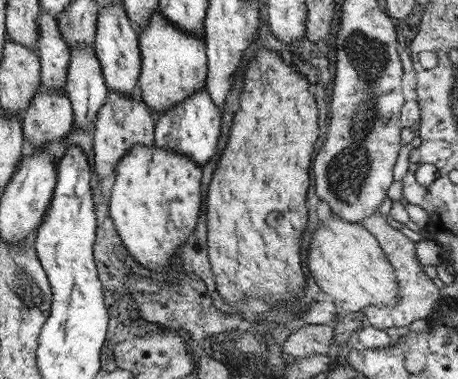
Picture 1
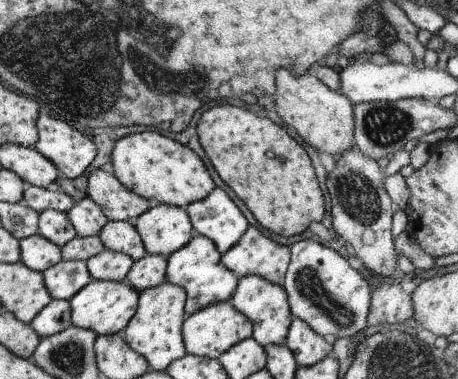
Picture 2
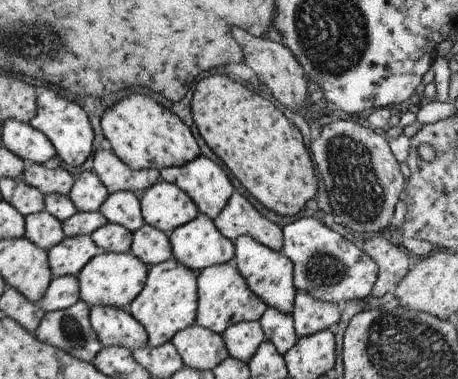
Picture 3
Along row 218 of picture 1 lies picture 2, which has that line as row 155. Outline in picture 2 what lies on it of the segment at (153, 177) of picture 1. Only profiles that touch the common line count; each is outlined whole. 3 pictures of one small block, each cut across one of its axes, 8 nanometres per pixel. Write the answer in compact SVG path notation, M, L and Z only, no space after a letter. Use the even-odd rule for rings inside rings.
M153 130L129 134L117 140L111 154L111 164L115 168L113 176L129 192L135 192L141 198L159 202L163 206L175 206L185 210L195 202L203 202L203 198L207 198L215 190L207 168L189 148Z

